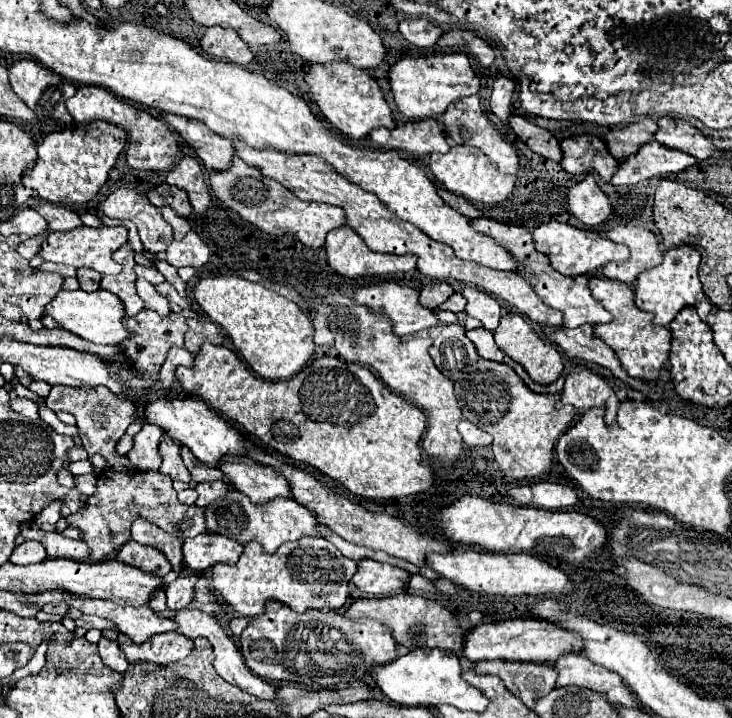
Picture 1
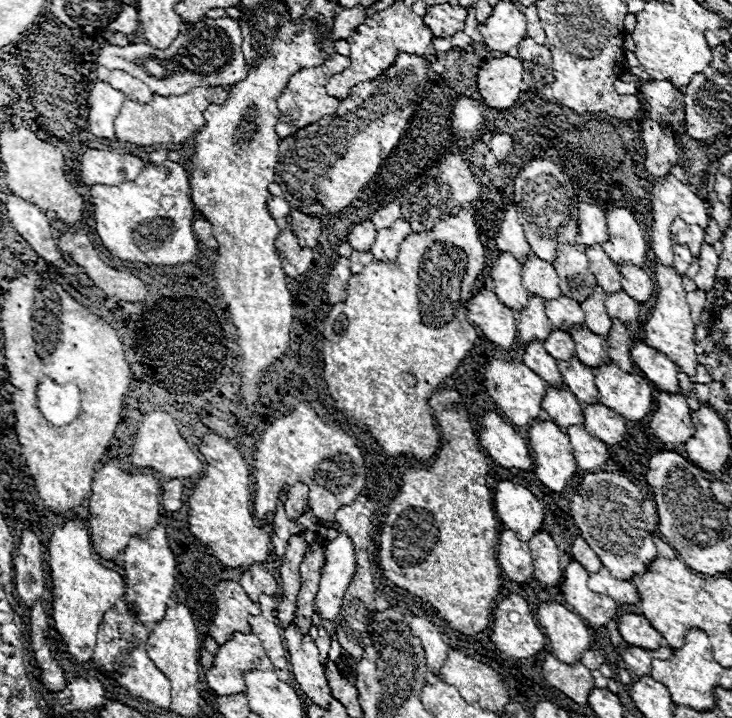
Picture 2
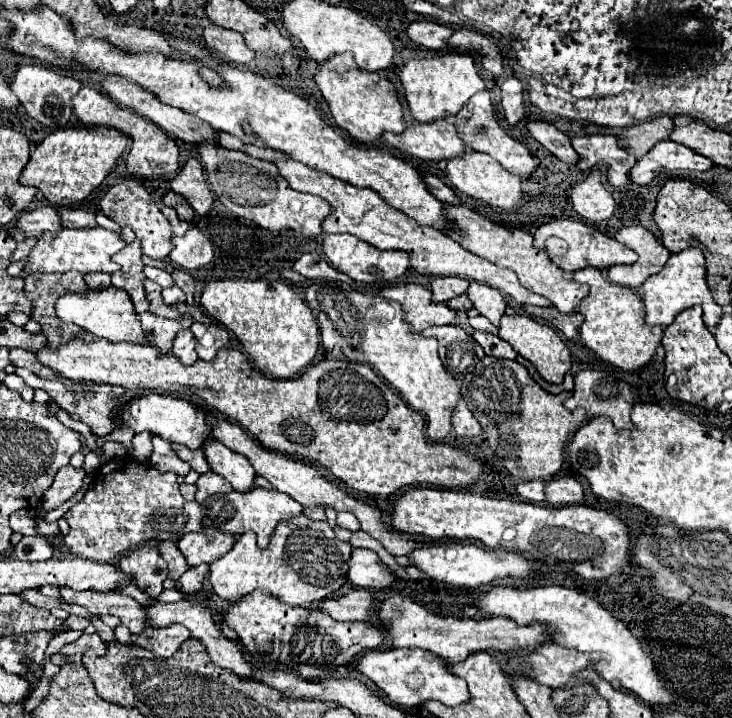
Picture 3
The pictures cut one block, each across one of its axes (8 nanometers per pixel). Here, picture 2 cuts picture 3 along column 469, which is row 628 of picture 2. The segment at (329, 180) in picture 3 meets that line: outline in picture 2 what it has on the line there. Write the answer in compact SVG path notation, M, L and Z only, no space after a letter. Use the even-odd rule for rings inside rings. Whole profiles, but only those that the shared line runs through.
M262 594L258 600L260 606L260 614L258 616L250 616L250 628L252 634L258 636L258 640L262 640L262 646L266 648L266 654L270 656L272 664L274 664L274 672L278 674L280 680L290 680L292 672L288 670L288 650L282 644L282 630L278 628L278 620L276 620L276 606L278 606L280 598L276 596L266 596Z

